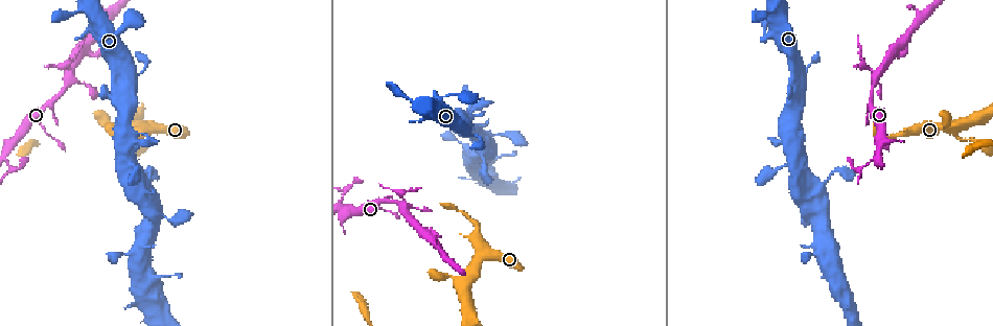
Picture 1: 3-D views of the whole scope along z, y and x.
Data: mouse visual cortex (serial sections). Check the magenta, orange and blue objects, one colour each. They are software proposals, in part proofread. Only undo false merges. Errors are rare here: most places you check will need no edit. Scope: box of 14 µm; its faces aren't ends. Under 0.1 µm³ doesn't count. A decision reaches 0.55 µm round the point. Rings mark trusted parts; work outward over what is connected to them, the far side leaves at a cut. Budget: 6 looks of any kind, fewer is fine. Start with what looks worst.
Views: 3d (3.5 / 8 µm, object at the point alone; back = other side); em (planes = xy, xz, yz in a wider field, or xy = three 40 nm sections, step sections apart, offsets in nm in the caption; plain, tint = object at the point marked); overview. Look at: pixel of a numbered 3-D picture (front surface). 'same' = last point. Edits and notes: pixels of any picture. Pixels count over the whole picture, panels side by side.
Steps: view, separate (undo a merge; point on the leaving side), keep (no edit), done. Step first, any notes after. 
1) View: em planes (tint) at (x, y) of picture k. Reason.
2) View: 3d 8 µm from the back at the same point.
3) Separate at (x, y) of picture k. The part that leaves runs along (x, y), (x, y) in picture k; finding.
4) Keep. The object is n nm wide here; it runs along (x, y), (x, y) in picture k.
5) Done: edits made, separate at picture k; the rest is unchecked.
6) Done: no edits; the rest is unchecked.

View: 3d 3.5 µm from the back at (875, 84) of picture 1. Calibre changes.

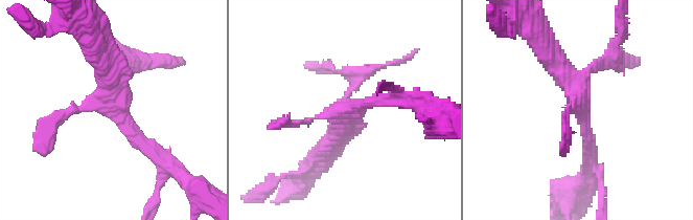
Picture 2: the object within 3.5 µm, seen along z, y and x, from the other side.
Keep. It runs along (164, 159), (122, 124), (96, 52) in picture 2; all the same cell.

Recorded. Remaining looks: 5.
View: 3d 8 µm at (449, 275) of picture 1. Narrows sharply.

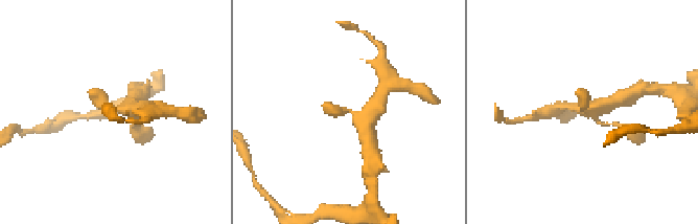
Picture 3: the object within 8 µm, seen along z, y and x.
View: 3d 3.5 µm at (346, 109) of picture 3. Closer look.

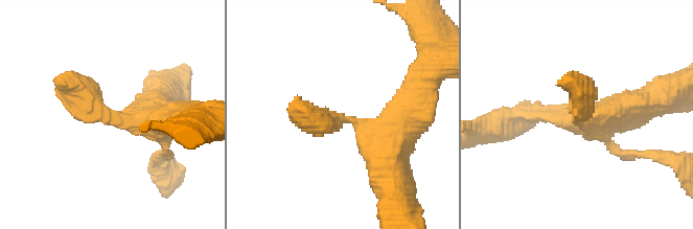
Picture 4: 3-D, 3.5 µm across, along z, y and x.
Keep. It runs along (171, 118), (111, 118), (60, 79) in picture 4; all the same cell.

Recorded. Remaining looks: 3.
View: em xy step 3 (tint) at (76, 10) of picture 1. Thick turns thin.

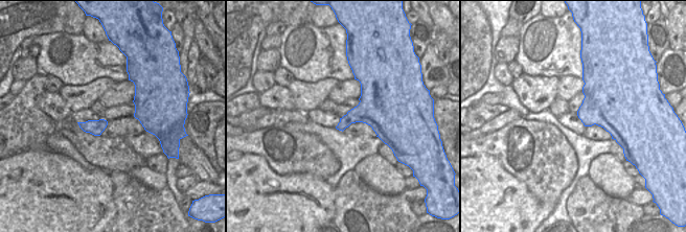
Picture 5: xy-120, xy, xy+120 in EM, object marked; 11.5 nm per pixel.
View: 3d 3.5 µm at the same point. See where the arms go.

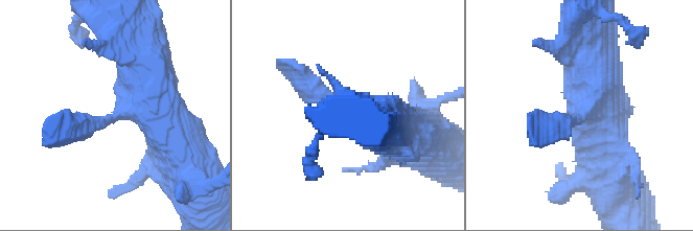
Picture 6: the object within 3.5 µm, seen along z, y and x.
Keep. The object is 240 nm wide here; it runs along (401, 132), (356, 118), (289, 67) in picture 6; one cell here.

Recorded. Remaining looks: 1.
Done: no edits; the rest is unchecked.

